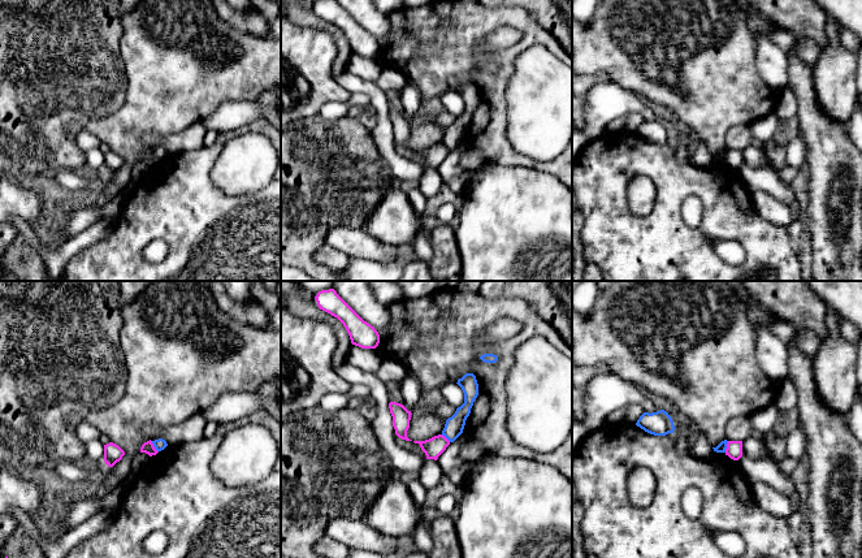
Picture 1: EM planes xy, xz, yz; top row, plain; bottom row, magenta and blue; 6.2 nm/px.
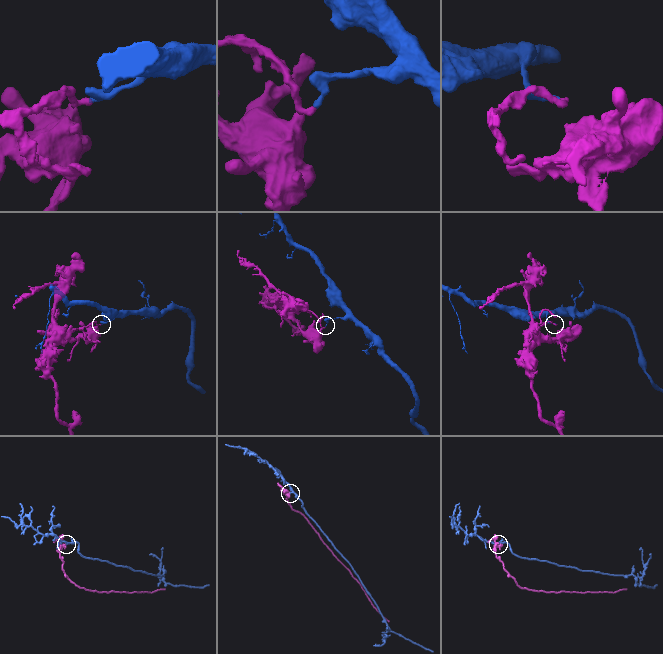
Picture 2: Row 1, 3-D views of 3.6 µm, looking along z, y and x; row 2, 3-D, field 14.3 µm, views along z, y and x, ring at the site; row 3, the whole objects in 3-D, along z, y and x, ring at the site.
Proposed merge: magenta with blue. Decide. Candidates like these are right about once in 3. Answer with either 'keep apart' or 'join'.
keep apart

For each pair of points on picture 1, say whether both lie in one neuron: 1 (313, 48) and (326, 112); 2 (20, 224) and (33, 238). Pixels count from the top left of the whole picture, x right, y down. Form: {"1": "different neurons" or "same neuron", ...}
{"1": "different neurons", "2": "same neuron"}

